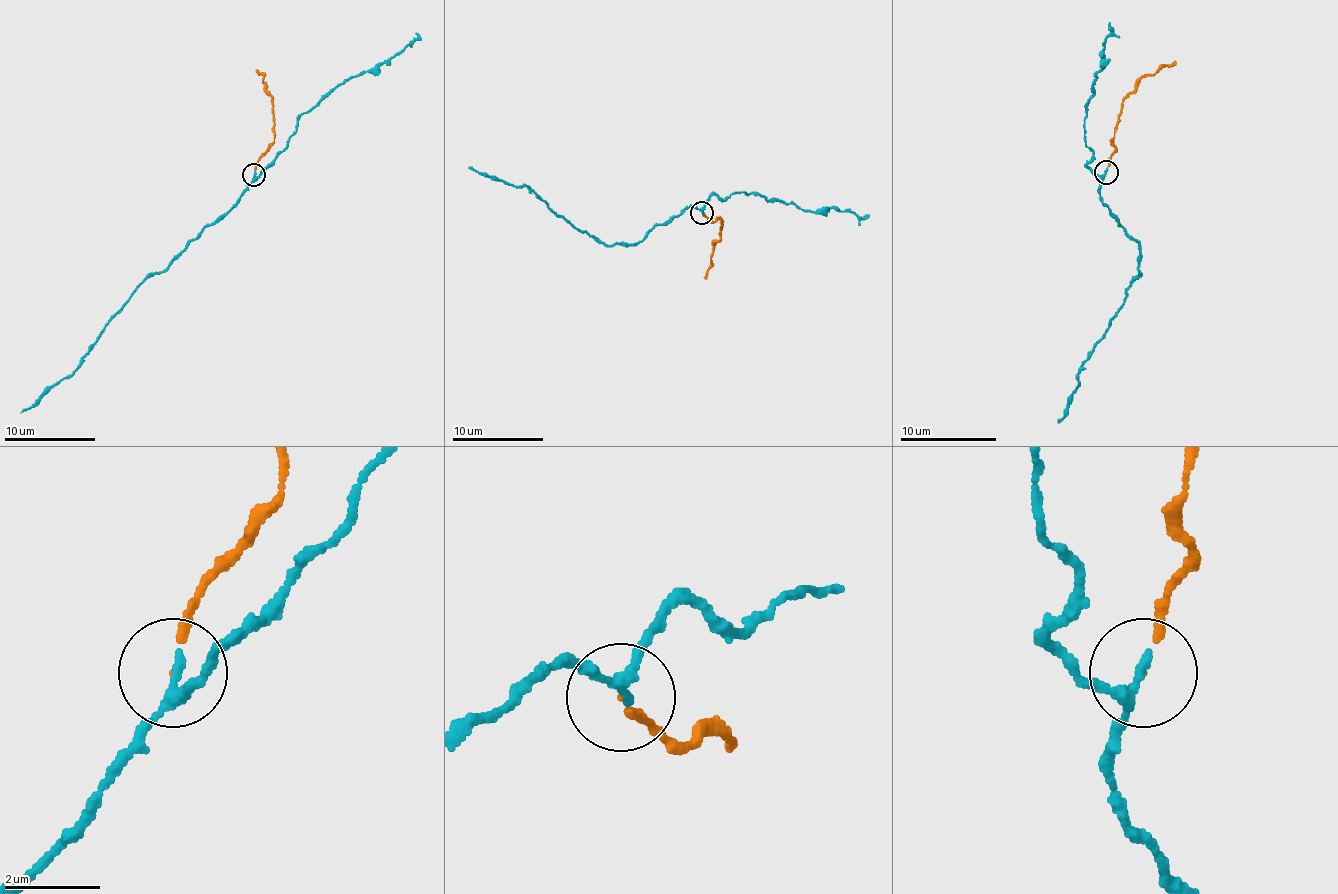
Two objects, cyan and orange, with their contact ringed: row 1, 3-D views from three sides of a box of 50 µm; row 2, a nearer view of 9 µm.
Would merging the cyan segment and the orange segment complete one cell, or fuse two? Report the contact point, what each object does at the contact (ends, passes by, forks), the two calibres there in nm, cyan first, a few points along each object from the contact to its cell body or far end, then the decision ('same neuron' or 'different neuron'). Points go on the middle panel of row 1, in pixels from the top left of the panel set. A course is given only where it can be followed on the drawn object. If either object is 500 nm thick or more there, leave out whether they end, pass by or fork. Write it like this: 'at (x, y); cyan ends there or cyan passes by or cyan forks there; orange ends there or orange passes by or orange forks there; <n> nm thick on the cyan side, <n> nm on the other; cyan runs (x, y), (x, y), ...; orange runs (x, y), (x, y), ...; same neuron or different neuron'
at (701, 212); cyan passes by; orange ends there; 200 nm thick on the cyan side, 100 nm on the other; cyan runs (702, 213), (686, 206), (657, 224), (638, 242), (604, 245), (559, 217), (525, 186), (509, 186), (468, 167); orange runs (702, 213), (711, 222), (722, 220), (720, 238), (711, 249), (704, 279); same neuron

